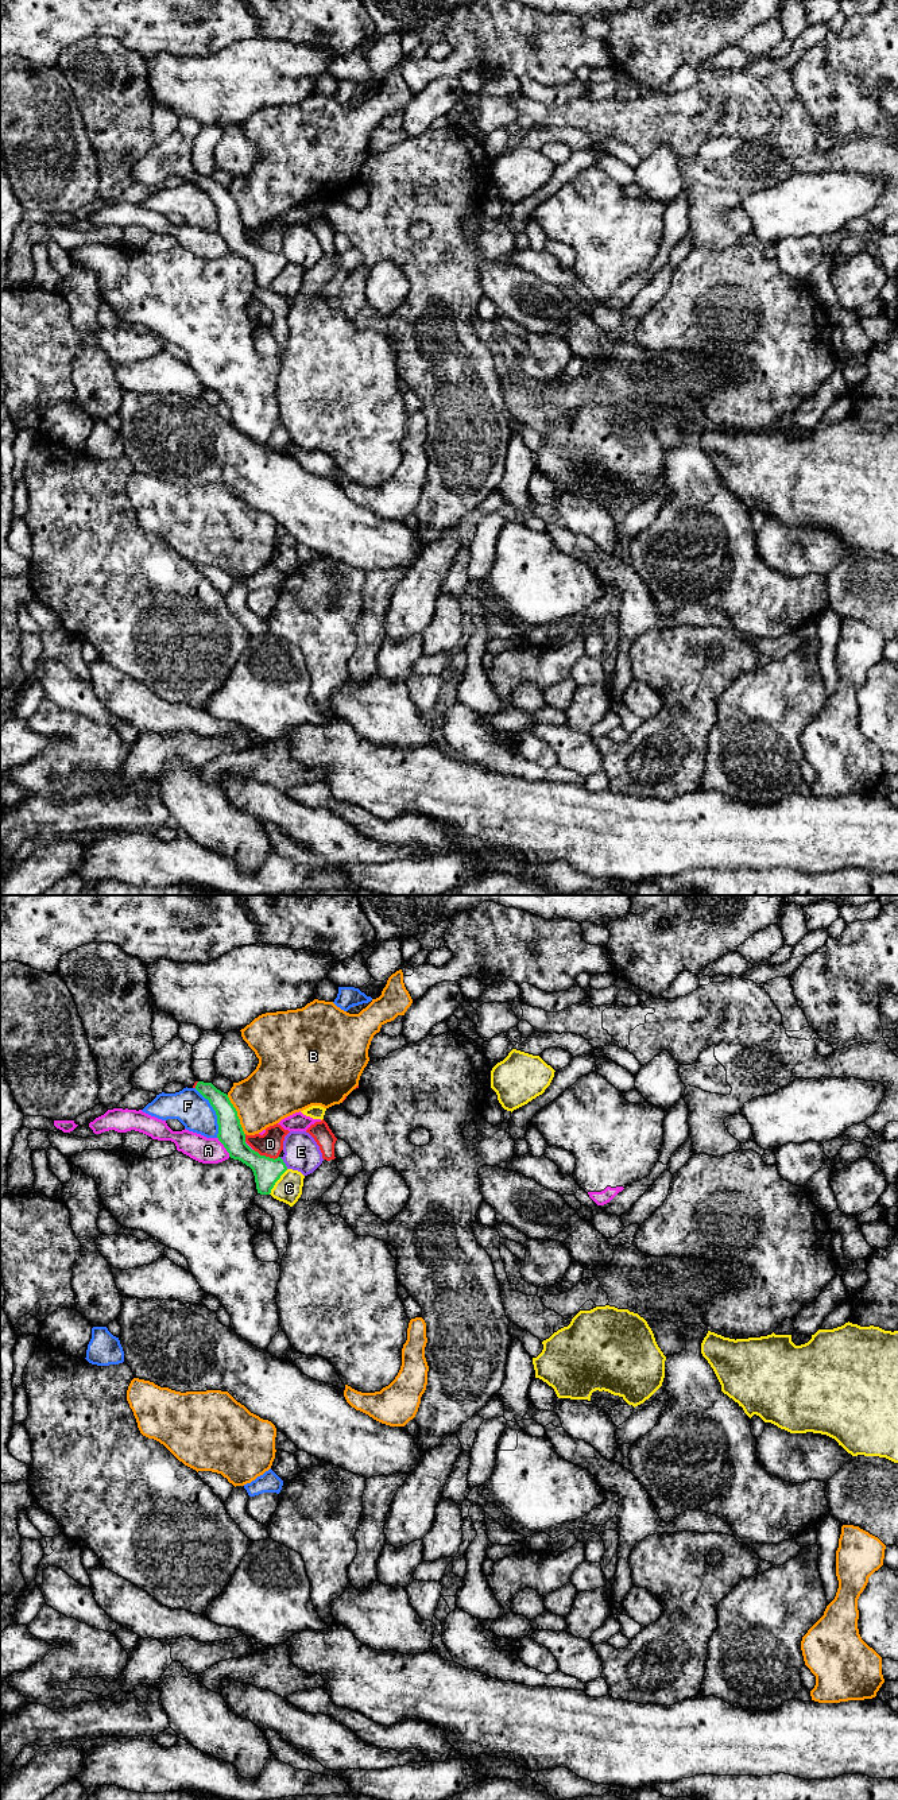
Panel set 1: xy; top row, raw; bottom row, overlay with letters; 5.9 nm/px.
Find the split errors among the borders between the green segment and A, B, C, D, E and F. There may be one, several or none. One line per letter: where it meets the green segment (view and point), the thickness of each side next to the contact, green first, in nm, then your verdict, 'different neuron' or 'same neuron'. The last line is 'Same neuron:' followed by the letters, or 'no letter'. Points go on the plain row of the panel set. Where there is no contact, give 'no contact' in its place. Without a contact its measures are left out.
A: contact xy (224, 240); calibres 150 and 160 nm; different neuron
B: contact xy (236, 209); calibres 150 and 340 nm; different neuron
C: contact xy (277, 274); calibres 160 and 160 nm; different neuron
D: contact xy (264, 250); calibres 160 and 150 nm; different neuron
E: contact xy (283, 256); calibres 160 and 200 nm; different neuron
F: contact xy (216, 206); calibres 150 and 200 nm; different neuron
Same neuron: no letter

